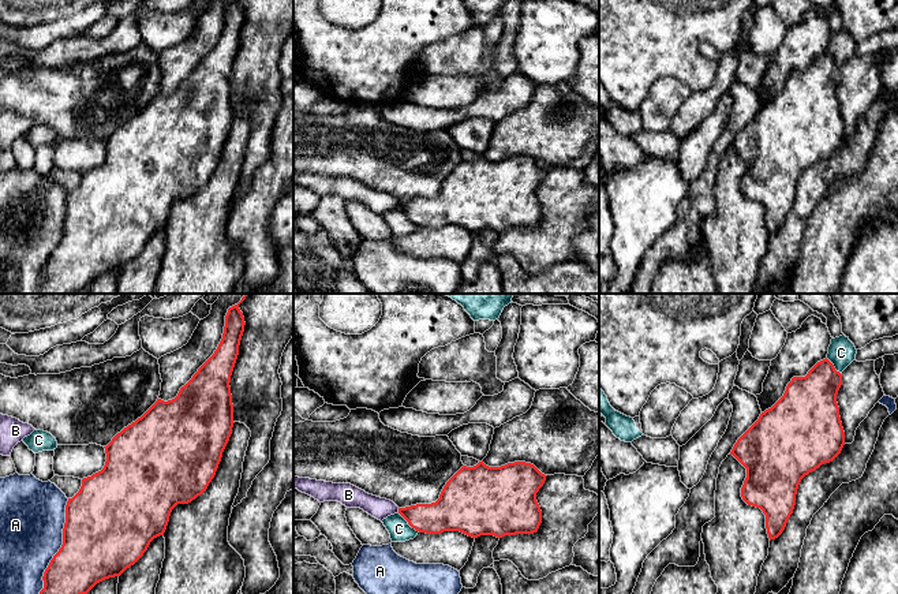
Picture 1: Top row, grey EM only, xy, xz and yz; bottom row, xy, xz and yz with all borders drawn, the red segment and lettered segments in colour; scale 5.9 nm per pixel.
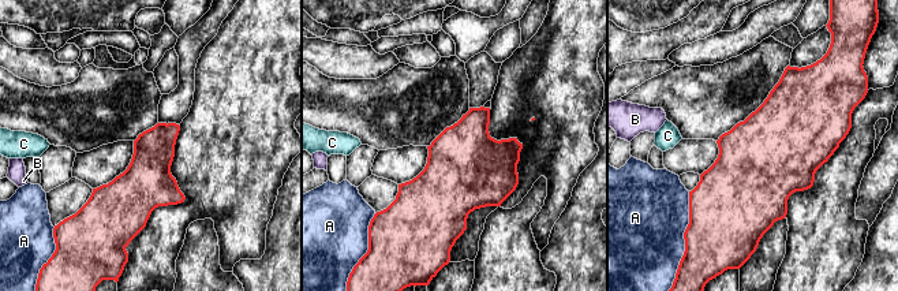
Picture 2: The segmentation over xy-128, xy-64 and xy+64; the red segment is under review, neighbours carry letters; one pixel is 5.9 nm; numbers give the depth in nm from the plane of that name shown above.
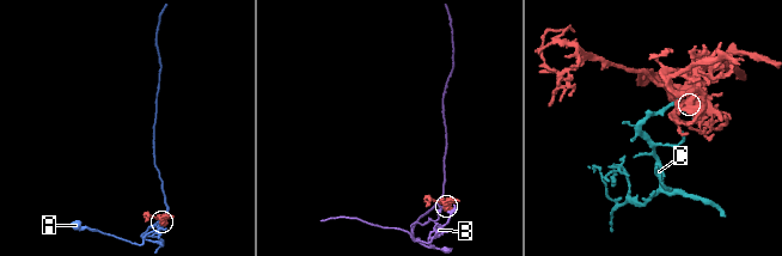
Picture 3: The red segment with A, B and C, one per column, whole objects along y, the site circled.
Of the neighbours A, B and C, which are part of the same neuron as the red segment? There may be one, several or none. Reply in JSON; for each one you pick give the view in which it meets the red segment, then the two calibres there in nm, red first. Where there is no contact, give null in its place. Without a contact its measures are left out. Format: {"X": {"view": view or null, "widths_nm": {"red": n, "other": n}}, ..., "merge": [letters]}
{"merge": []}

